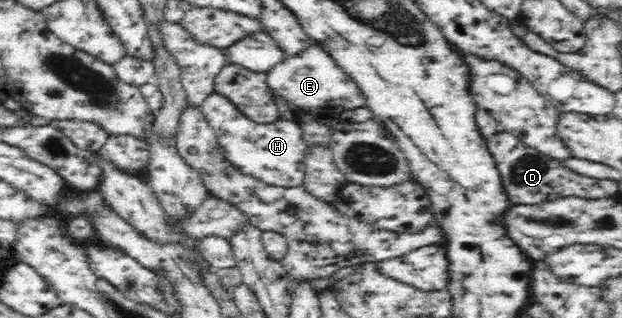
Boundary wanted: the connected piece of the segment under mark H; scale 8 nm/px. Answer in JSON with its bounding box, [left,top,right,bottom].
[199,91,308,187]

